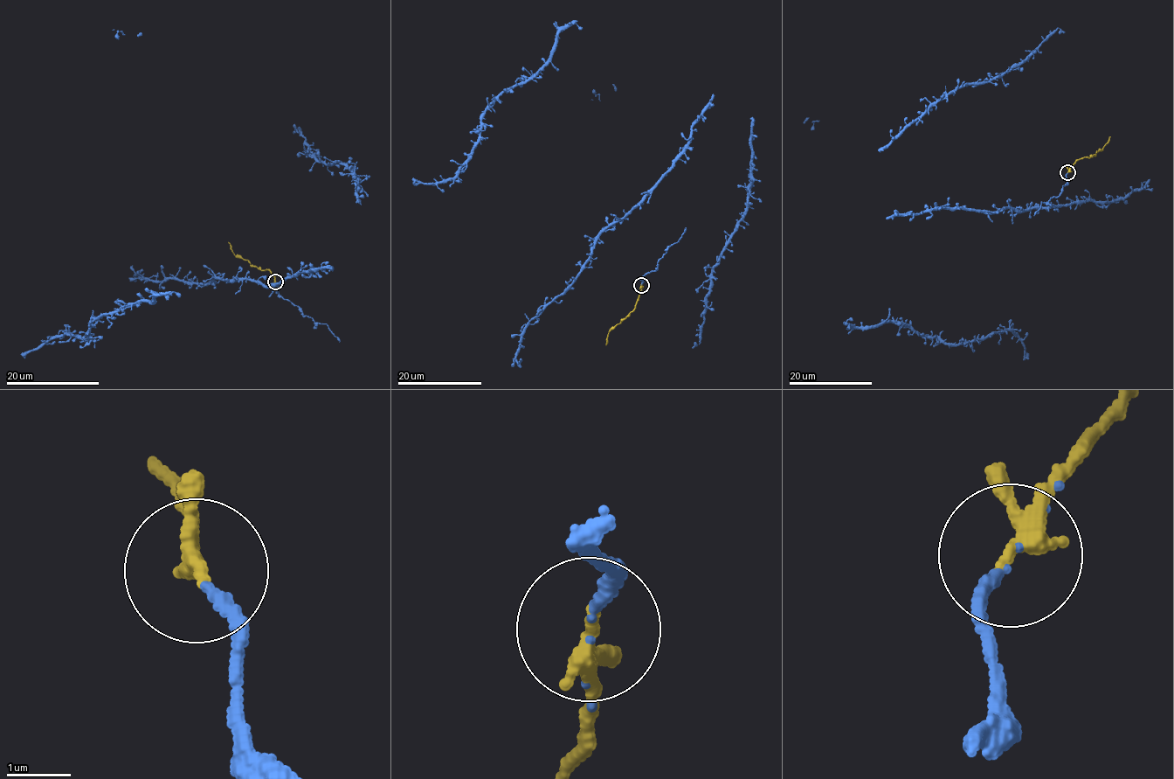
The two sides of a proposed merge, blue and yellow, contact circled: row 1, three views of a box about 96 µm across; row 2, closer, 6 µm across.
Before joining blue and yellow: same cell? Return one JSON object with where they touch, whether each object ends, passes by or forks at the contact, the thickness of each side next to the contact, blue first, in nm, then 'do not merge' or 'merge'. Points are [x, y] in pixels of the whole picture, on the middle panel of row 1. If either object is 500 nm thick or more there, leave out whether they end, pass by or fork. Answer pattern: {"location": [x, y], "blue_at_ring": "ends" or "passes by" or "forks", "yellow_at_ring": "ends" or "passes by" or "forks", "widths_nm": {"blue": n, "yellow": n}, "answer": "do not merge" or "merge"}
{"location": [641, 285], "blue_at_ring": "ends", "yellow_at_ring": "passes by", "widths_nm": {"blue": 110, "yellow": 240}, "answer": "merge"}

